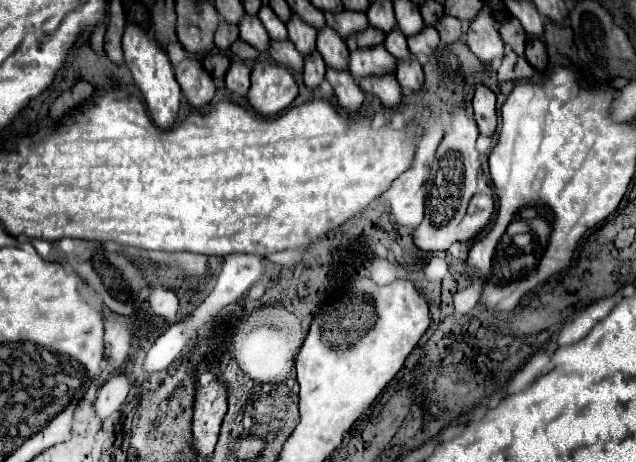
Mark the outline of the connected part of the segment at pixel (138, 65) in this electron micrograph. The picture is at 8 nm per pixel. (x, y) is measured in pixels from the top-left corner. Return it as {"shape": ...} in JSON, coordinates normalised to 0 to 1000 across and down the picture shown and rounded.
{"shape":[[[211,52],[198,56],[192,100],[195,100],[198,143],[204,147],[208,169],[211,169],[211,177],[217,182],[217,190],[220,190],[220,199],[226,208],[226,221],[233,229],[233,242],[236,242],[242,268],[252,281],[264,281],[277,264],[286,199],[283,199],[283,186],[280,186],[277,169],[274,169],[274,152],[270,152],[270,139],[267,139],[261,113],[245,95],[245,87],[233,69],[226,69],[223,61],[217,61]]]}

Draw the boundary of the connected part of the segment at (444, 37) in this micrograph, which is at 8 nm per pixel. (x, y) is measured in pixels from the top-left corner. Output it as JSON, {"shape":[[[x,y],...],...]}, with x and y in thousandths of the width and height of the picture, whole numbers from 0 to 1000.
{"shape":[[[698,35],[698,39],[686,52],[686,61],[689,61],[692,87],[695,87],[698,95],[711,95],[711,91],[723,87],[723,78],[726,78],[726,65],[723,65],[723,43],[708,39],[708,35]]]}

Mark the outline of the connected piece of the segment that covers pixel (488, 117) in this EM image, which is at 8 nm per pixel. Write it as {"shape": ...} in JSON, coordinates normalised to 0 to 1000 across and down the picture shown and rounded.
{"shape":[[[755,182],[748,190],[748,203],[745,203],[742,225],[745,225],[745,251],[748,251],[748,268],[752,268],[755,290],[774,294],[780,286],[780,273],[783,273],[780,208],[777,208],[777,199]]]}

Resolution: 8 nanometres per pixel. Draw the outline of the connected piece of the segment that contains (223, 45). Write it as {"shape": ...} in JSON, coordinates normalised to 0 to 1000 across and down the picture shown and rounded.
{"shape":[[[349,43],[340,65],[340,104],[355,113],[368,95],[368,87],[374,87],[374,56],[362,56]]]}

